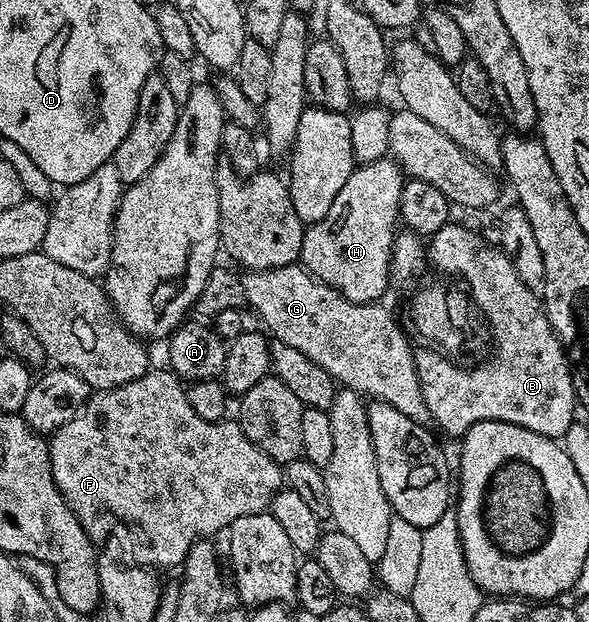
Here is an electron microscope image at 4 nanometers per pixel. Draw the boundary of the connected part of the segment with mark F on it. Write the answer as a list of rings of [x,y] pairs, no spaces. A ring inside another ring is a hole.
[[[167,368],[155,369],[143,373],[138,379],[117,389],[93,392],[88,402],[82,407],[82,411],[78,411],[78,415],[74,415],[74,419],[70,419],[70,423],[66,423],[61,429],[57,429],[55,433],[51,434],[48,441],[48,454],[54,483],[66,499],[68,506],[74,511],[78,523],[82,523],[82,527],[91,541],[101,543],[100,541],[108,541],[113,537],[117,547],[125,553],[123,556],[131,564],[143,565],[153,571],[161,571],[160,569],[172,569],[175,565],[176,568],[183,566],[190,547],[196,541],[215,538],[215,533],[223,534],[242,515],[265,512],[271,506],[274,495],[279,493],[282,488],[282,469],[274,459],[270,459],[270,455],[258,451],[258,447],[254,447],[254,443],[250,443],[250,439],[246,439],[246,435],[235,420],[207,421],[201,419],[190,408],[188,395],[180,378]]]

